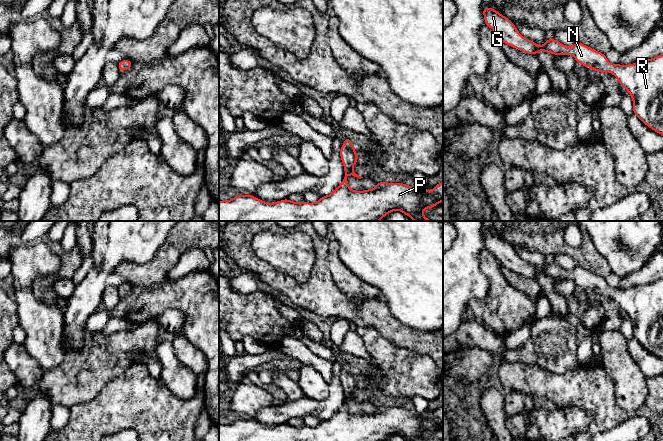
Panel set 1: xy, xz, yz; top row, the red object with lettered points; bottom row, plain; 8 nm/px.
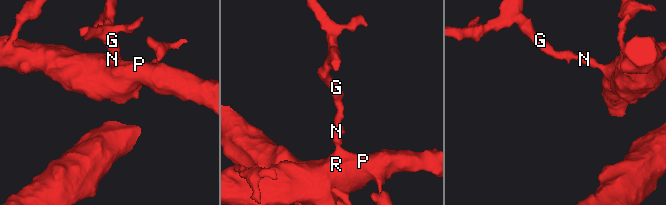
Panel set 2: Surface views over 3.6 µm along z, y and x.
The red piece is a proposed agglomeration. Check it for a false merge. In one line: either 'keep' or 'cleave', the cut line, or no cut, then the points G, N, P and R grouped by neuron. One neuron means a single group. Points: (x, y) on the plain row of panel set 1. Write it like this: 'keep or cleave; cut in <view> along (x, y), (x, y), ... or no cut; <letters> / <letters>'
keep; no cut; G N P R

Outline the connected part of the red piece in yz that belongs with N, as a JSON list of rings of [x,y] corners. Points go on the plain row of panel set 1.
[[[483,230],[485,249],[490,251],[502,267],[516,272],[527,278],[538,278],[545,275],[550,278],[572,279],[577,287],[584,291],[590,291],[596,296],[607,295],[613,298],[620,309],[624,311],[633,323],[633,337],[653,355],[663,359],[663,278],[654,282],[643,284],[629,289],[611,288],[606,279],[598,276],[581,266],[575,266],[573,270],[567,271],[556,263],[546,263],[543,270],[520,259],[511,244],[501,239],[497,234]]]

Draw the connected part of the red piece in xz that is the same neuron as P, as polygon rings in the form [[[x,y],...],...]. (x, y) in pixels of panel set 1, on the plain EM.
[[[346,360],[340,373],[340,381],[345,395],[342,407],[331,418],[320,421],[316,427],[306,425],[296,427],[289,423],[268,427],[250,418],[235,419],[232,424],[219,425],[219,441],[385,441],[394,434],[409,441],[424,441],[424,433],[434,432],[443,425],[443,405],[438,407],[432,415],[428,415],[427,412],[419,414],[401,406],[379,405],[374,413],[354,415],[349,412],[347,400],[352,399],[359,403],[363,401],[353,395],[354,388],[358,386],[358,379],[351,363]]]

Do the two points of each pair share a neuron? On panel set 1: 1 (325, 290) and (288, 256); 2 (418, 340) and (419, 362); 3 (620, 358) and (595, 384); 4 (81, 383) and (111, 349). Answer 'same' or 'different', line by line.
1: different
2: different
3: different
4: same

